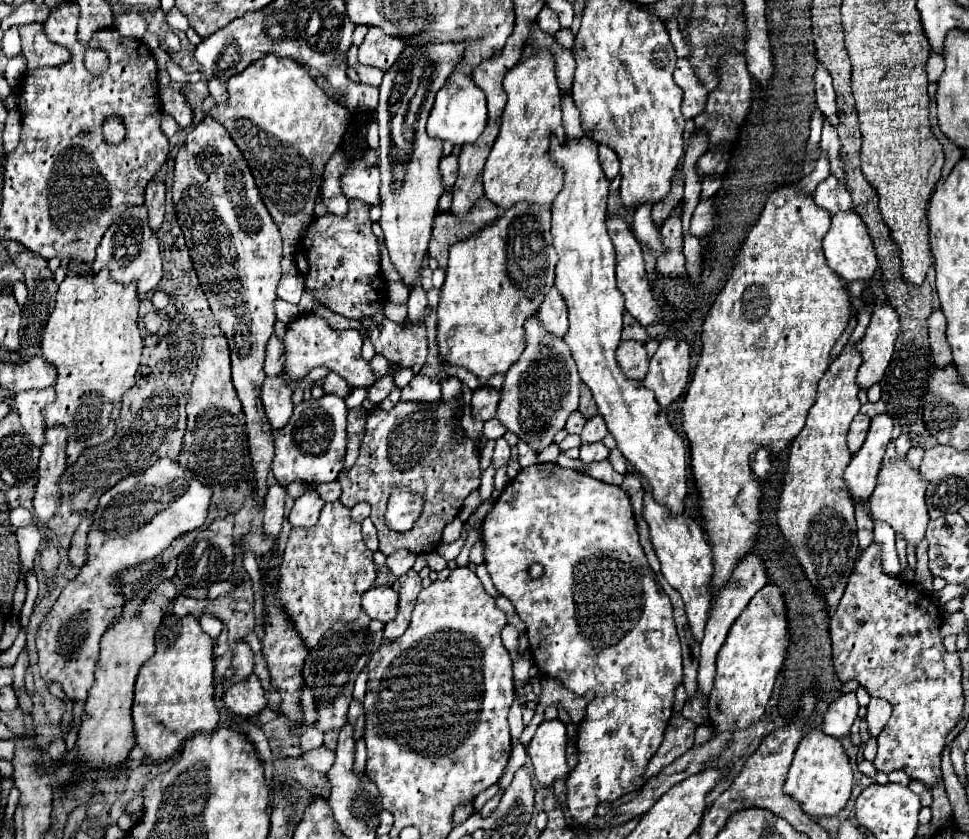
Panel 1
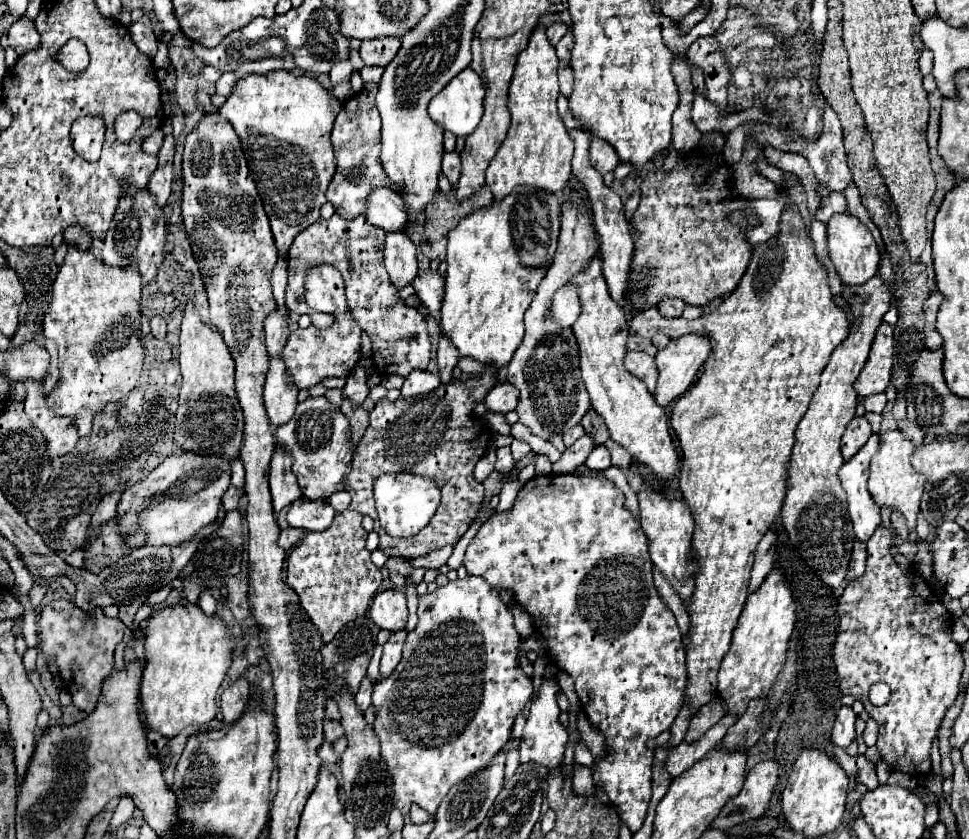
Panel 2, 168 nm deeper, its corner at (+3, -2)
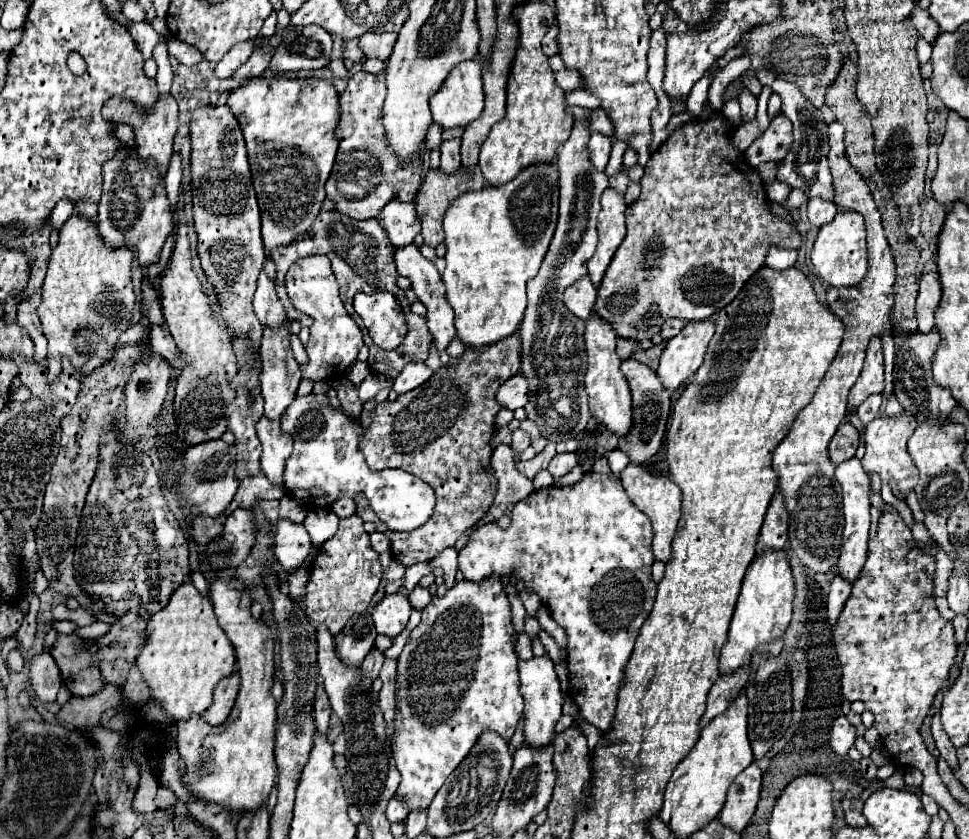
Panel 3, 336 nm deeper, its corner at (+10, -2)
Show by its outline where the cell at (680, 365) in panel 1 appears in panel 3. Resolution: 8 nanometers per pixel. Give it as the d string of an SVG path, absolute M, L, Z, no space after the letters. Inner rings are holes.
M709 318L701 322L687 322L685 328L667 342L657 370L665 390L675 392L691 374L699 370L713 334L715 318Z

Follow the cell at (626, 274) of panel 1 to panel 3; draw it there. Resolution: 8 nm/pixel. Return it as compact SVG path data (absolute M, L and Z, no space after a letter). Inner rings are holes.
M607 188L603 192L599 224L597 224L599 244L593 258L589 260L589 278L593 280L595 288L599 286L615 250L625 238L625 208L627 208L625 198L617 190Z

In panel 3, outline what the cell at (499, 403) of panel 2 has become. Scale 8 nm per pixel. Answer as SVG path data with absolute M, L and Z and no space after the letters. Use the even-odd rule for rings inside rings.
M517 374L515 378L509 378L497 392L497 402L503 408L517 410L527 404L527 380L523 374Z

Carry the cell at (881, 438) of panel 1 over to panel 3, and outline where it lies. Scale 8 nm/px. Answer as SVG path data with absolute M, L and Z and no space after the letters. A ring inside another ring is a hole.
M851 458L847 462L841 462L835 470L837 482L843 488L843 516L845 516L845 528L843 528L843 538L841 538L841 552L839 552L839 562L837 562L837 574L849 580L851 584L859 580L863 562L867 558L867 532L871 524L869 516L869 476L863 470L861 462L857 458Z

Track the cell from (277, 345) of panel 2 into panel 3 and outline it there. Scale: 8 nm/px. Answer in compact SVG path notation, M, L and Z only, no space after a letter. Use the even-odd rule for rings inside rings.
M265 270L259 272L253 306L255 306L257 318L261 320L263 326L267 326L267 328L285 326L283 304L279 302L277 294L275 294L275 282L269 278L269 274Z

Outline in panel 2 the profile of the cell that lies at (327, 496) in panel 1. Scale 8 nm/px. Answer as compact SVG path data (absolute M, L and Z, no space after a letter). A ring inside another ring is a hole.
M346 490L334 492L334 494L328 498L328 502L330 502L330 506L334 506L334 510L342 512L342 510L346 510L348 504L350 504L350 494L346 494Z

